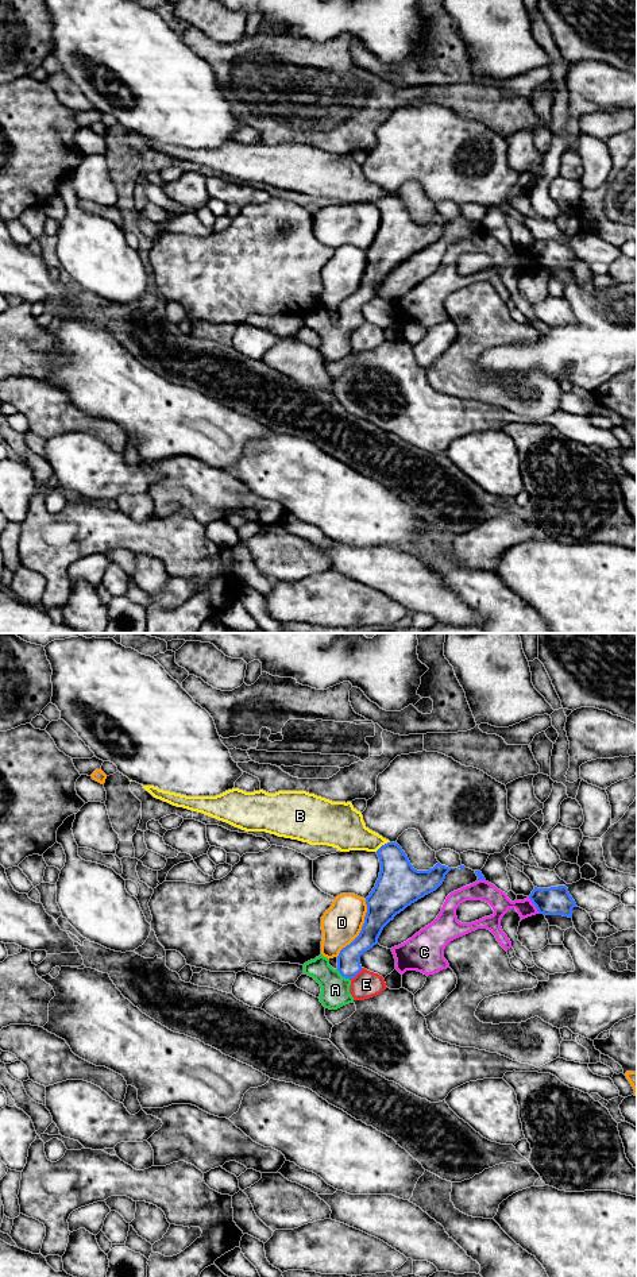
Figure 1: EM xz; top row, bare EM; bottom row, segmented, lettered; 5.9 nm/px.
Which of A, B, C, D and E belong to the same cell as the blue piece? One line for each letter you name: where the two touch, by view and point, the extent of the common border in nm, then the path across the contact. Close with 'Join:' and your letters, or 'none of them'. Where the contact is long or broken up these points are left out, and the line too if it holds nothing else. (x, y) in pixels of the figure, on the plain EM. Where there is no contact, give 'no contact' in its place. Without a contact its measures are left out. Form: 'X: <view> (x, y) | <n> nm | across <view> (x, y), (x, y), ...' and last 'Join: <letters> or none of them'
A: xz (343, 328) | 110 nm | across xz (348, 313), (343, 328), (335, 336), (335, 342)
Join: A

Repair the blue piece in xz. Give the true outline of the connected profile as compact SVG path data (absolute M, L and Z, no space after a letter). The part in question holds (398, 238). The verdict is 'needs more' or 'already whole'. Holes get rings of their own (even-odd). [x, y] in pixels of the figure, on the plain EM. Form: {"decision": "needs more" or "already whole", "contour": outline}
{"decision": "needs more", "contour": "M395 194L382 197L377 207L381 224L375 239L366 250L367 265L359 288L340 302L336 321L323 306L304 316L304 325L320 336L318 351L329 362L354 354L350 337L362 323L360 308L378 296L383 279L408 258L436 243L445 227L455 221L437 215L429 223L417 223Z"}

